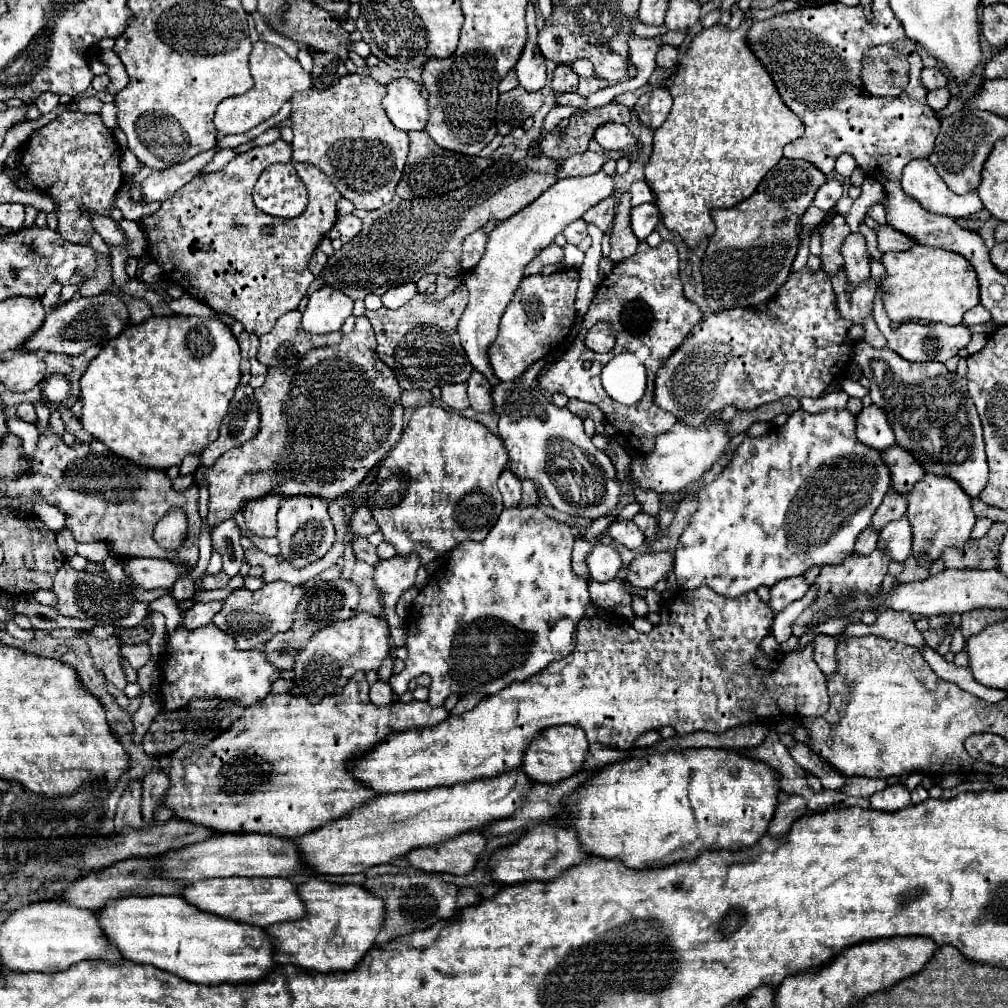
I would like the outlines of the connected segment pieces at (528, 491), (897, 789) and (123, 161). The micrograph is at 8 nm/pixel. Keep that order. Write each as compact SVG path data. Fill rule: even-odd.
M522 481L522 487L524 487L524 495L522 495L522 501L520 501L520 507L530 507L530 505L540 505L540 497L536 493L536 487L532 481Z
M888 785L884 791L874 793L870 797L870 805L874 809L880 811L896 811L896 809L904 809L910 805L910 791L906 789L906 785Z
M124 151L122 157L120 157L120 169L122 169L124 175L134 175L142 169L142 165L138 165L138 161L132 157L132 153Z

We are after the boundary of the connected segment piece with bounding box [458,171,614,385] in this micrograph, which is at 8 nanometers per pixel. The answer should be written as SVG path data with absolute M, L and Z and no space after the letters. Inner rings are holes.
M598 171L594 175L584 177L568 177L556 181L548 193L542 193L528 209L522 209L520 213L508 217L502 221L502 225L496 225L490 233L490 241L486 245L486 253L476 265L472 273L464 277L464 285L470 291L468 307L458 323L458 335L460 343L476 371L482 371L490 385L498 385L500 381L494 377L492 367L488 365L488 347L496 339L500 317L506 309L506 305L512 301L514 289L522 281L524 267L542 251L546 249L558 233L564 231L566 225L580 219L590 207L594 207L598 201L606 199L612 193L614 179L606 175L604 171Z

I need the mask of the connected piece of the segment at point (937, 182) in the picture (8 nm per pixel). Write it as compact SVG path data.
M928 159L910 161L902 173L902 189L914 197L928 211L948 215L948 217L970 217L982 209L982 201L976 191L964 195L952 193L940 179L936 169L932 169Z

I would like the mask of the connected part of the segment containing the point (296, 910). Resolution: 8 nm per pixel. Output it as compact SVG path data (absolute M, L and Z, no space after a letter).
M222 877L222 879L204 879L184 887L180 893L190 905L204 913L212 913L218 917L226 917L238 923L248 923L256 927L268 927L274 923L296 921L304 915L304 907L300 905L300 897L296 897L296 885L292 885L284 877Z

